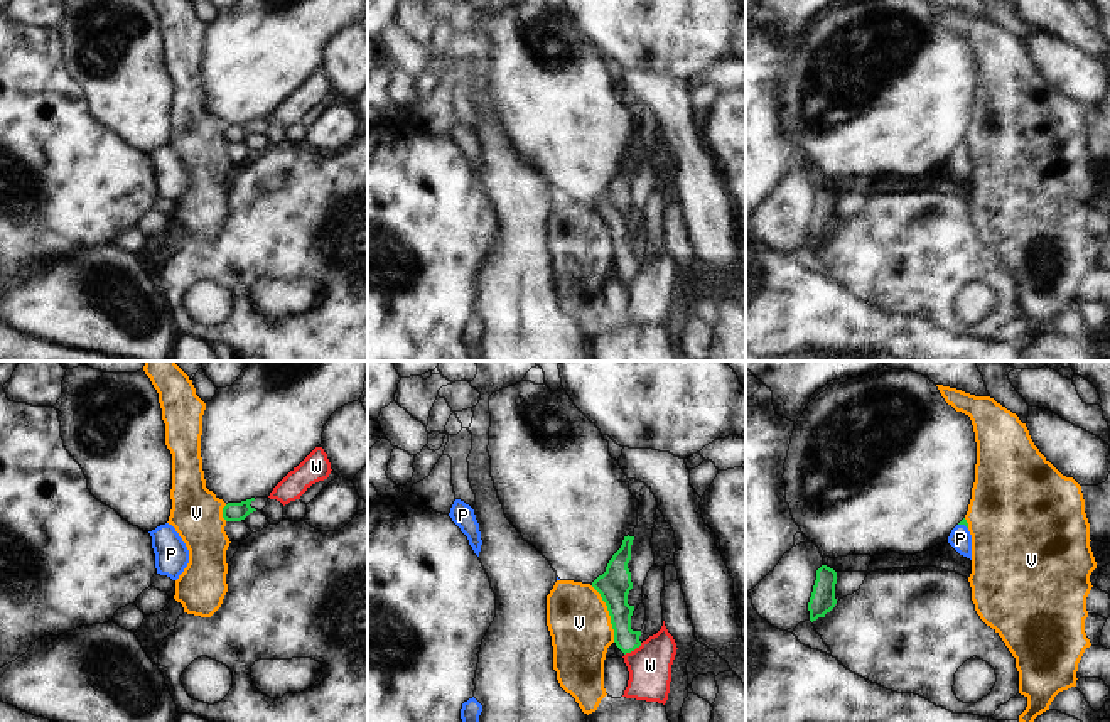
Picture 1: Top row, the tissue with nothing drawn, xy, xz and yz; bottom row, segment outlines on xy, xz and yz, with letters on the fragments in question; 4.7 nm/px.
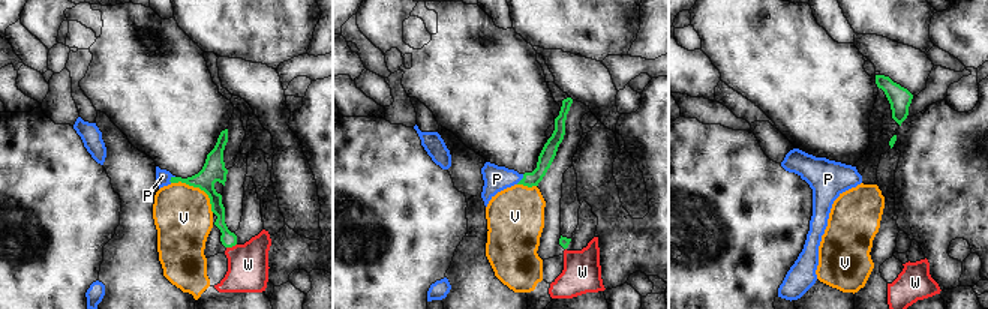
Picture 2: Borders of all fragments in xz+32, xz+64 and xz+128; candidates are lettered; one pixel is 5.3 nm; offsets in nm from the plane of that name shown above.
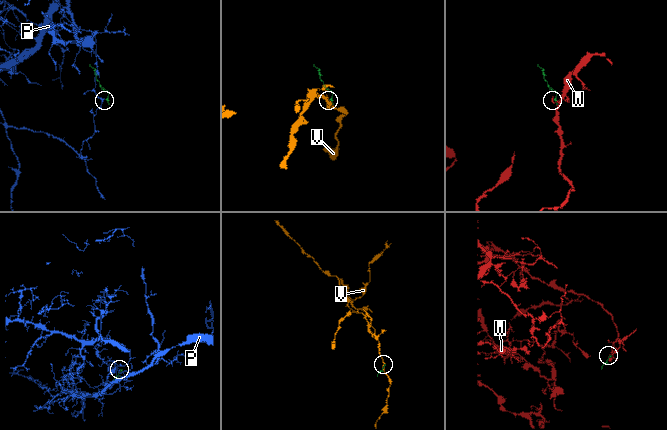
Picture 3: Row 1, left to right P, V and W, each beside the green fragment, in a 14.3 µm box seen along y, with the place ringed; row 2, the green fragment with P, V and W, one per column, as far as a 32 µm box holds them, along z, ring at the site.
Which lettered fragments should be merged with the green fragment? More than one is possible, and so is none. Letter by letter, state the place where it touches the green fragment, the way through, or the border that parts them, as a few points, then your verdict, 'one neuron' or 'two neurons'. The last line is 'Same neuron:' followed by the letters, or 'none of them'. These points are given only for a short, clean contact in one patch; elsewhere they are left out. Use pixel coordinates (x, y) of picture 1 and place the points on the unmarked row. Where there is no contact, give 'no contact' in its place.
P: meets green in yz at (964, 145); runs through yz (964, 144), (964, 145), (960, 161); one neuron
V: meets green in xz at (609, 237); border along xz (591, 208), (606, 228), (614, 264); two neurons
W: meets green in xz at (633, 272); border along xz (641, 265), (625, 277); two neurons
Same neuron: P

